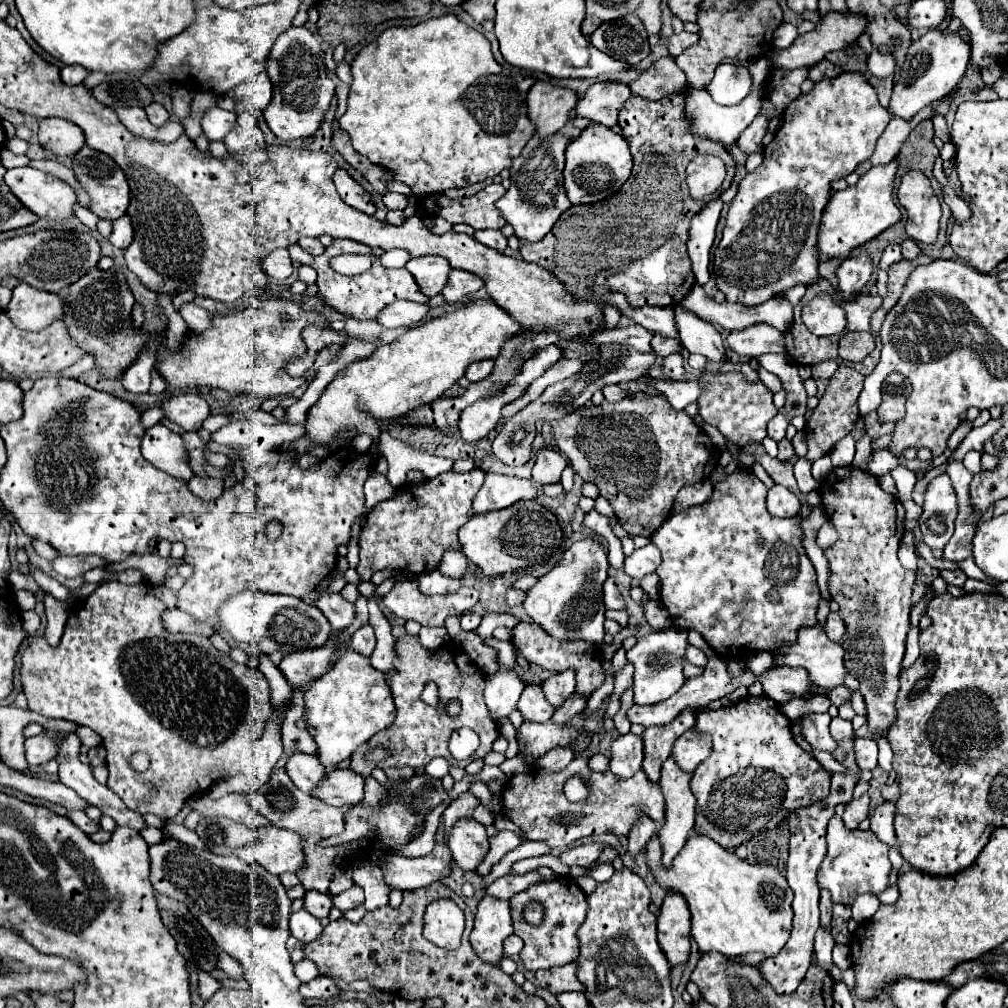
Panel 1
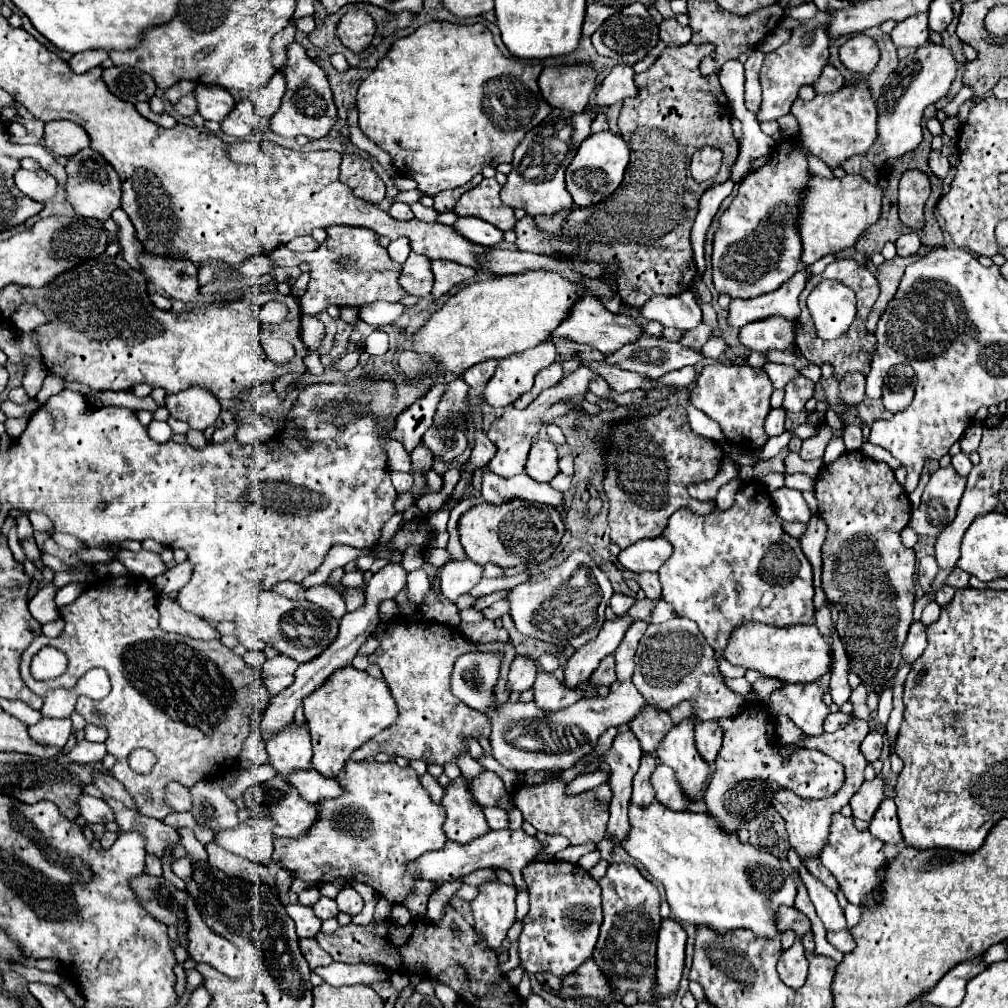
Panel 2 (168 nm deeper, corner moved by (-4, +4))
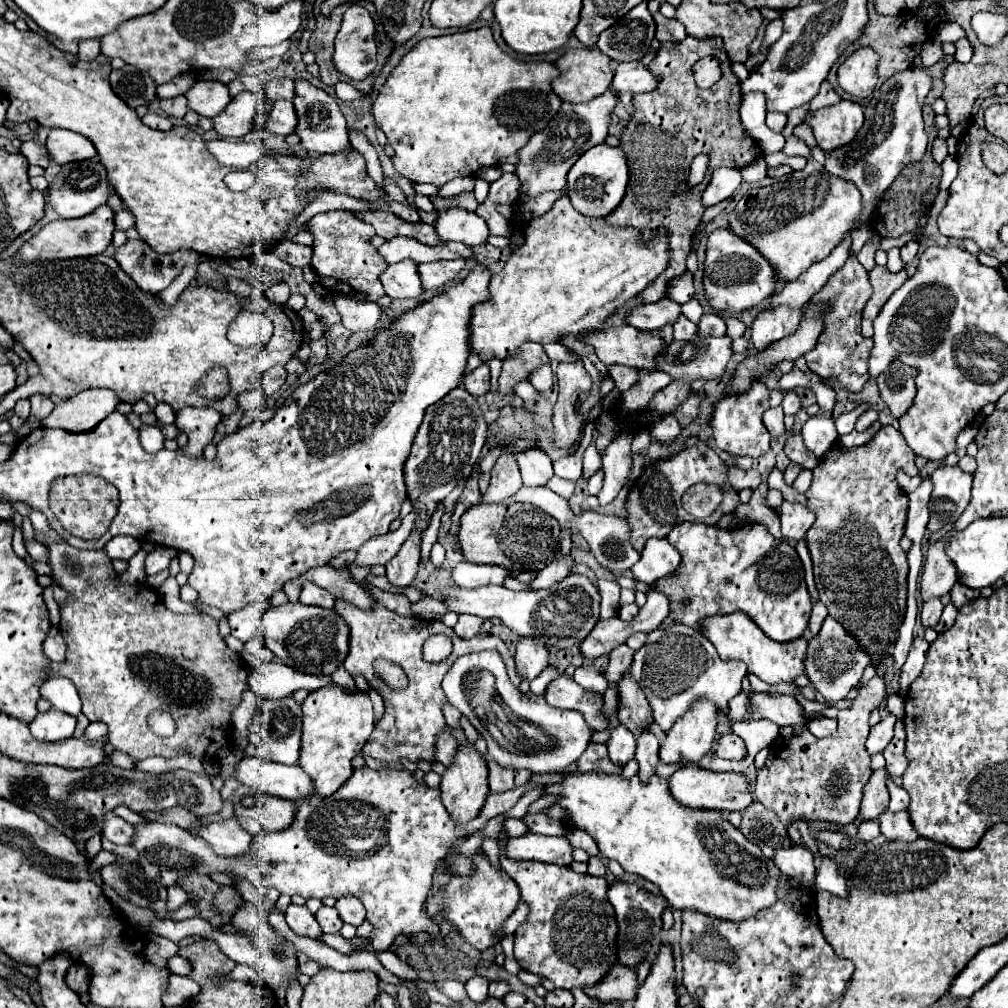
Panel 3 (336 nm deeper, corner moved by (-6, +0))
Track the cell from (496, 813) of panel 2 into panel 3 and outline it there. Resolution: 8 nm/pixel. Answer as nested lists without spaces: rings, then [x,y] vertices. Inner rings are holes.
[[[506,818],[502,830],[506,836],[522,836],[528,828],[524,826],[524,822],[520,818]]]

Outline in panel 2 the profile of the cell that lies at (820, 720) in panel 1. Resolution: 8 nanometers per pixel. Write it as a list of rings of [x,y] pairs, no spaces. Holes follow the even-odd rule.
[[[826,682],[788,684],[782,690],[774,690],[762,704],[772,716],[788,716],[804,734],[822,734],[822,720],[830,714],[822,702],[822,694],[828,690]]]

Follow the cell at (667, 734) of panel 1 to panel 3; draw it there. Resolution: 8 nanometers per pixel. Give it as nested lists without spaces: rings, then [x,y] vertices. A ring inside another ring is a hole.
[[[628,672],[622,676],[622,680],[616,684],[620,688],[620,712],[618,720],[622,726],[626,726],[634,736],[640,736],[644,728],[648,730],[654,724],[650,704],[640,690],[640,686],[628,676]]]

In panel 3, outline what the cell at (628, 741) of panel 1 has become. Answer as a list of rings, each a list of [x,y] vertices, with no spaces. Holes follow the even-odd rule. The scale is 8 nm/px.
[[[618,726],[616,730],[612,730],[612,736],[606,742],[606,746],[608,746],[610,760],[618,766],[624,766],[626,762],[630,762],[634,758],[636,738],[624,726]]]

